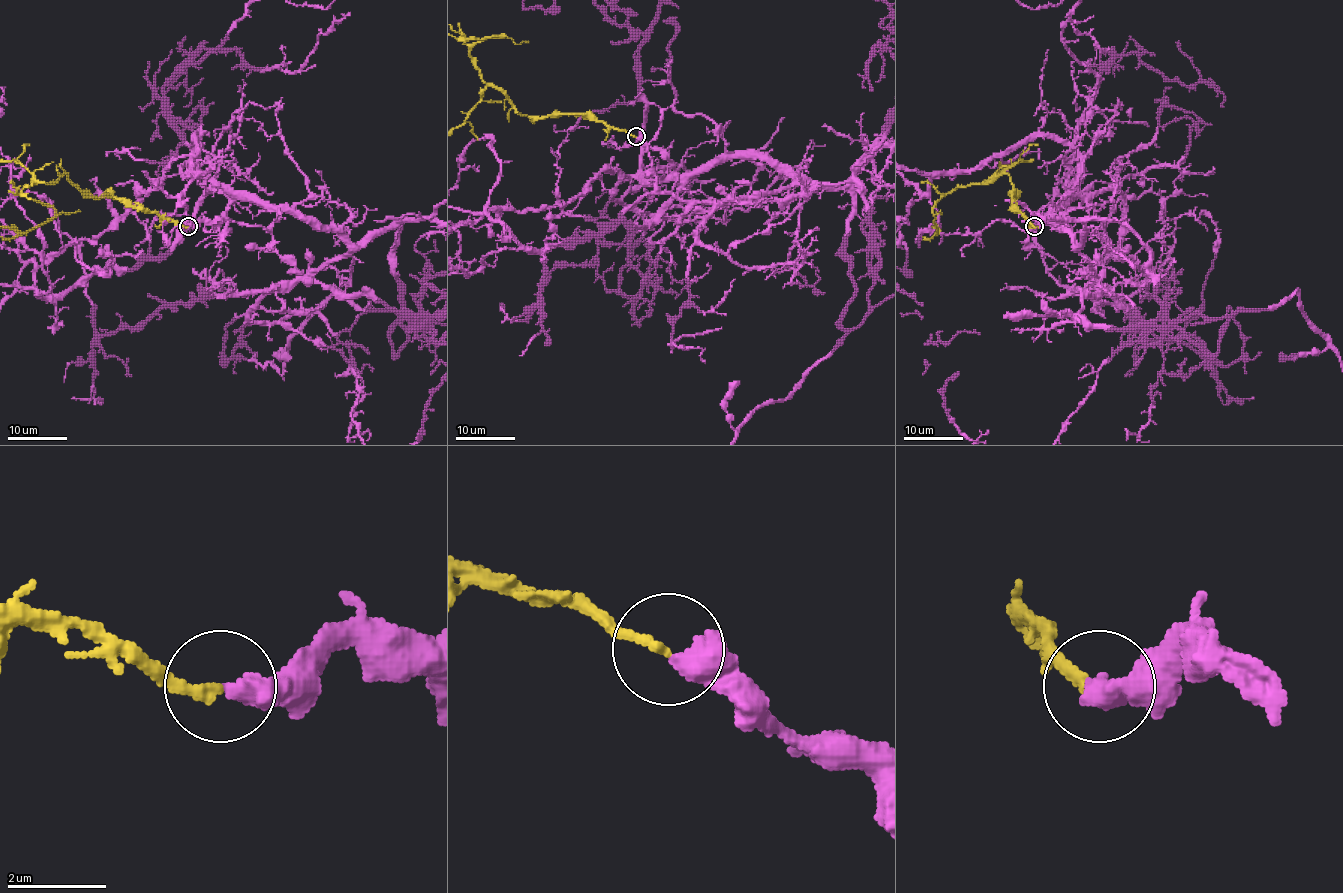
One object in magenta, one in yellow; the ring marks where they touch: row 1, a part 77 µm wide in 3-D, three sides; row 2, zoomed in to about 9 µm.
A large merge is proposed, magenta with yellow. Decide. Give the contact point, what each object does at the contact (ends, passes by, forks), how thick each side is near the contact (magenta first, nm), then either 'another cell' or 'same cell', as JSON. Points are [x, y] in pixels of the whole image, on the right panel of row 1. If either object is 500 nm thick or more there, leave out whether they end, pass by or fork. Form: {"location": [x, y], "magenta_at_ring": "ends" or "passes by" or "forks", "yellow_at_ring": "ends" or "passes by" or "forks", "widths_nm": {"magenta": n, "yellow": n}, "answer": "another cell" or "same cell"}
{"location": [1034, 226], "magenta_at_ring": "ends", "yellow_at_ring": "ends", "widths_nm": {"magenta": 440, "yellow": 200}, "answer": "same cell"}

